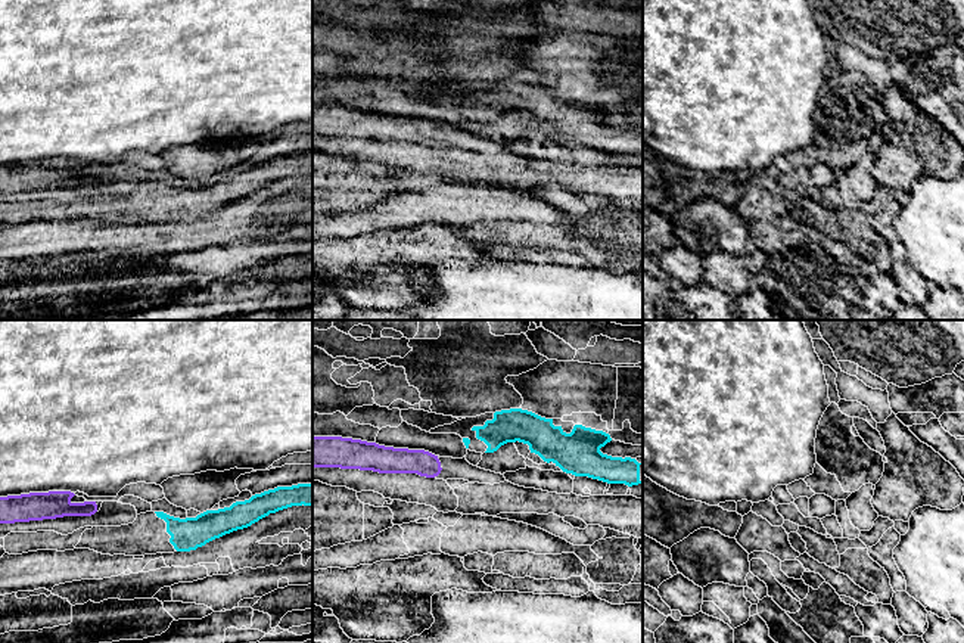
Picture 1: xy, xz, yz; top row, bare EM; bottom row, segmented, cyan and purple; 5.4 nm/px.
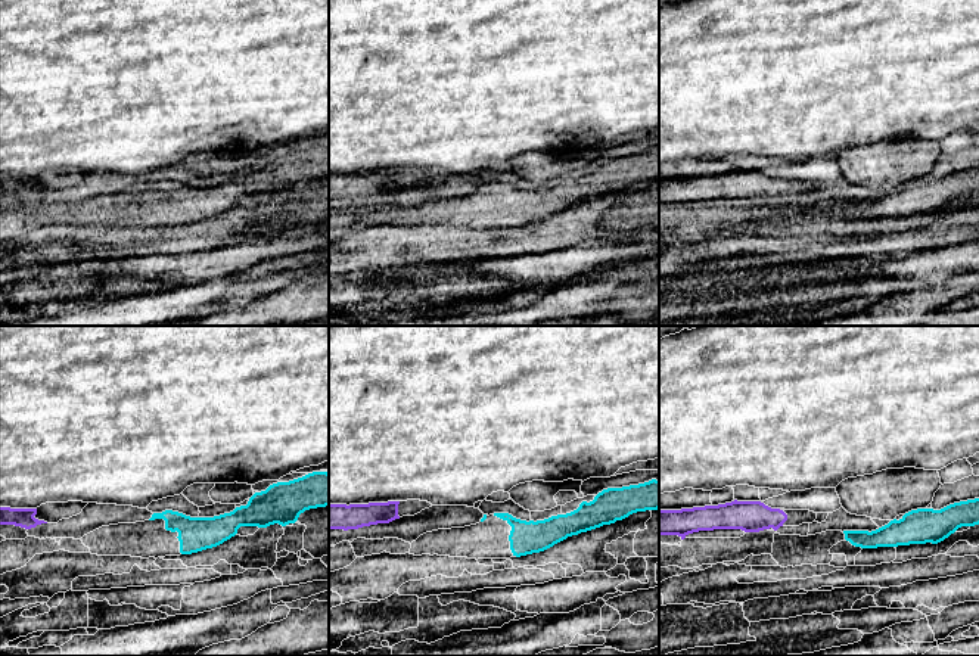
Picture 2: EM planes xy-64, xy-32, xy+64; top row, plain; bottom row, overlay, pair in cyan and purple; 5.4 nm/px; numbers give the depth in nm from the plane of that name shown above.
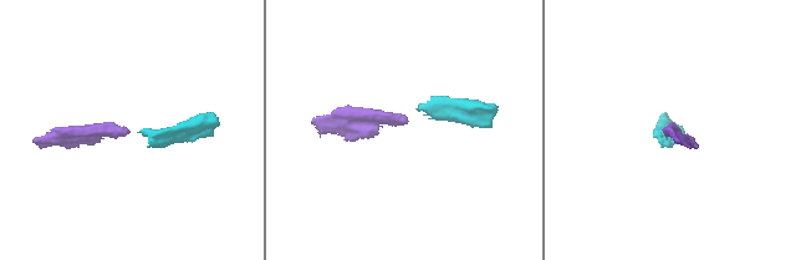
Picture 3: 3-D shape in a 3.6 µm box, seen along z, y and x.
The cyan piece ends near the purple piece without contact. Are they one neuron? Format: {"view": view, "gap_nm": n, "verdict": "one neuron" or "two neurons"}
{"view": "xz", "gap_nm": 160, "verdict": "two neurons"}

